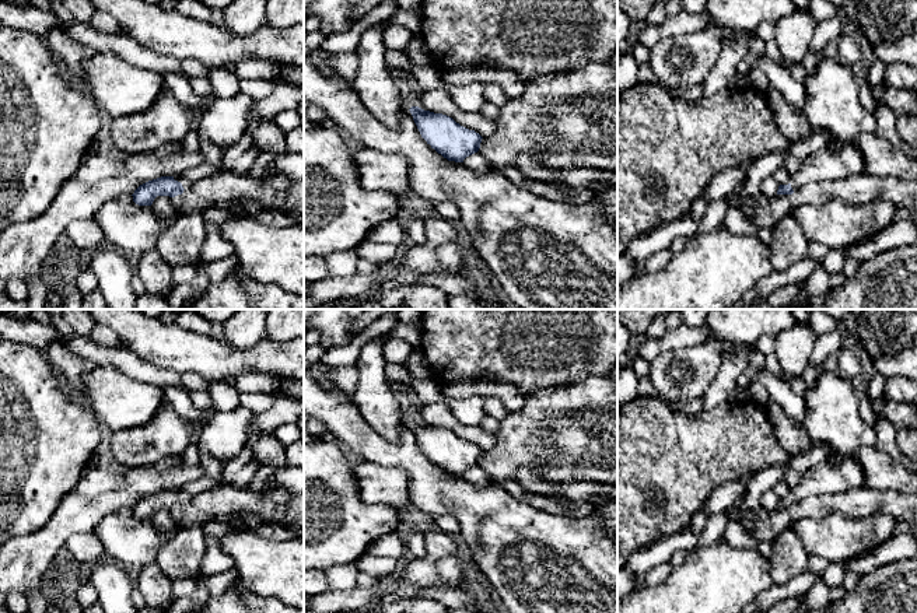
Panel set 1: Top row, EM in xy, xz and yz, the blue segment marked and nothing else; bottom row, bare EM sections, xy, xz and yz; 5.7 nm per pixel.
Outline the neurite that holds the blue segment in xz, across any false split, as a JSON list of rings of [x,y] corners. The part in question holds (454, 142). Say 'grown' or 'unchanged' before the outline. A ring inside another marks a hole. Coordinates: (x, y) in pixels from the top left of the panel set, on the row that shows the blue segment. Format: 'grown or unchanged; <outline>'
unchanged; [[[412,106],[410,113],[421,137],[448,161],[463,160],[479,151],[482,136],[469,130],[452,118]]]

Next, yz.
grown; [[[847,143],[836,153],[826,147],[811,154],[799,169],[791,174],[790,183],[778,186],[777,195],[792,195],[804,185],[839,181],[850,175],[862,174],[864,169],[864,157],[854,144]]]

